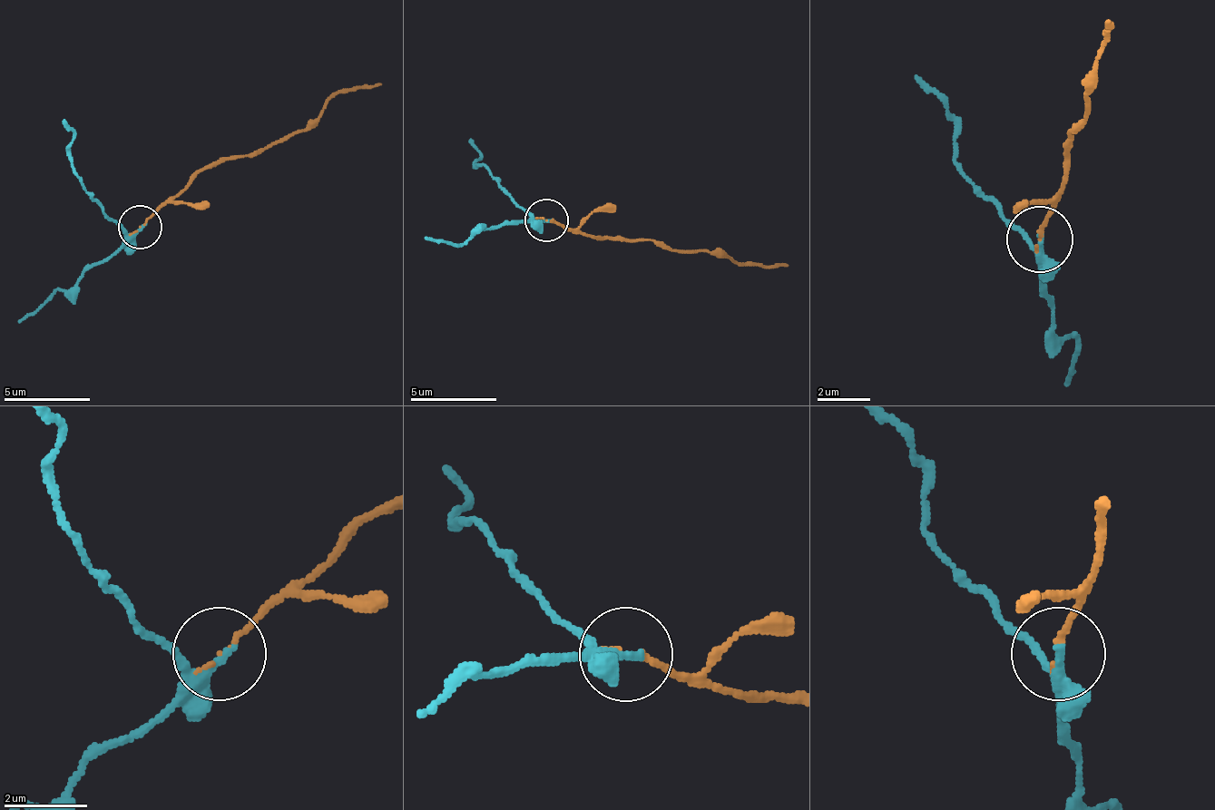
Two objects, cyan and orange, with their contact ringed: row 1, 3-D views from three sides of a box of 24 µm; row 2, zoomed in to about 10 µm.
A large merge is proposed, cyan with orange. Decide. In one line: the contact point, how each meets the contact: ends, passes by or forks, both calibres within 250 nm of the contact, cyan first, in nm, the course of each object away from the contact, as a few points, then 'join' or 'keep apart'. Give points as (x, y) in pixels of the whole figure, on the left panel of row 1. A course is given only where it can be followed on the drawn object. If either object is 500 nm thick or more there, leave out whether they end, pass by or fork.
(140, 227) | cyan passes by | orange ends | 240/110 nm | cyan via (139, 228), (125, 232), (78, 180), (65, 120) | orange via (139, 228), (208, 167), (303, 132), (350, 90), (380, 85) | keep apart

